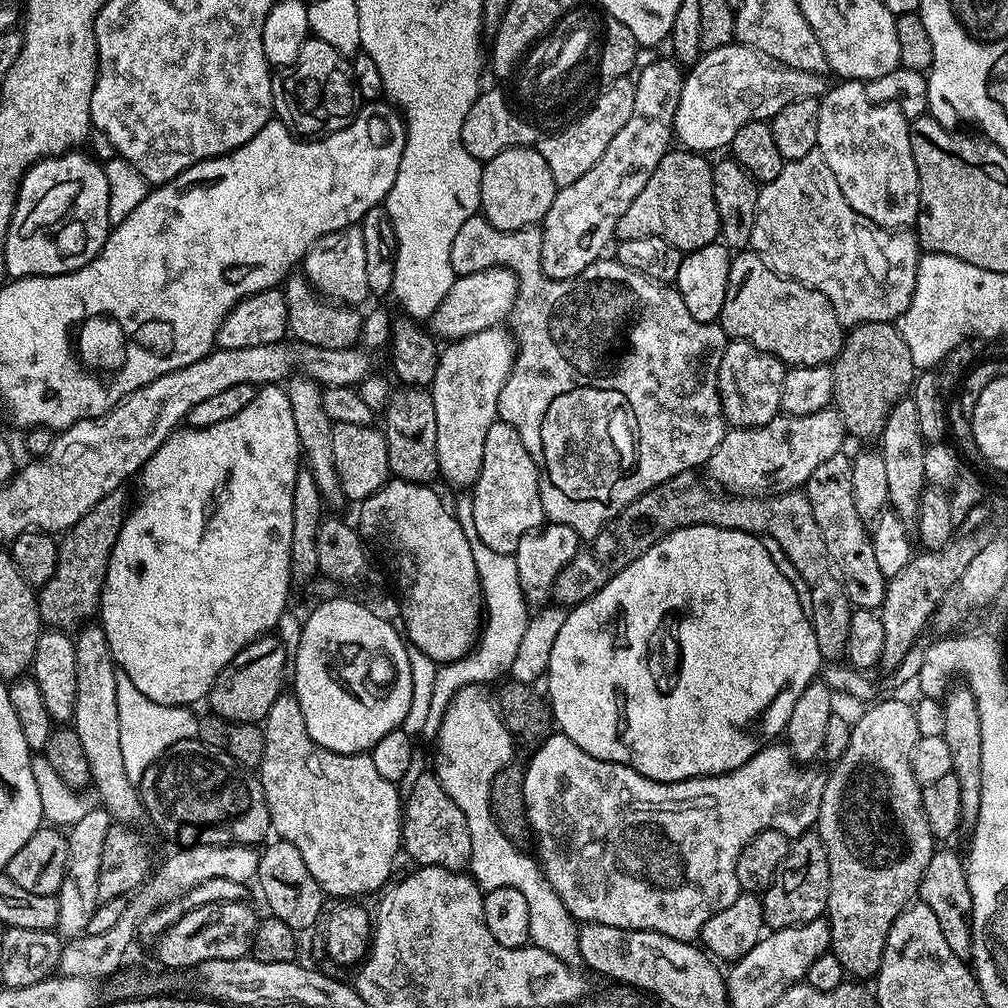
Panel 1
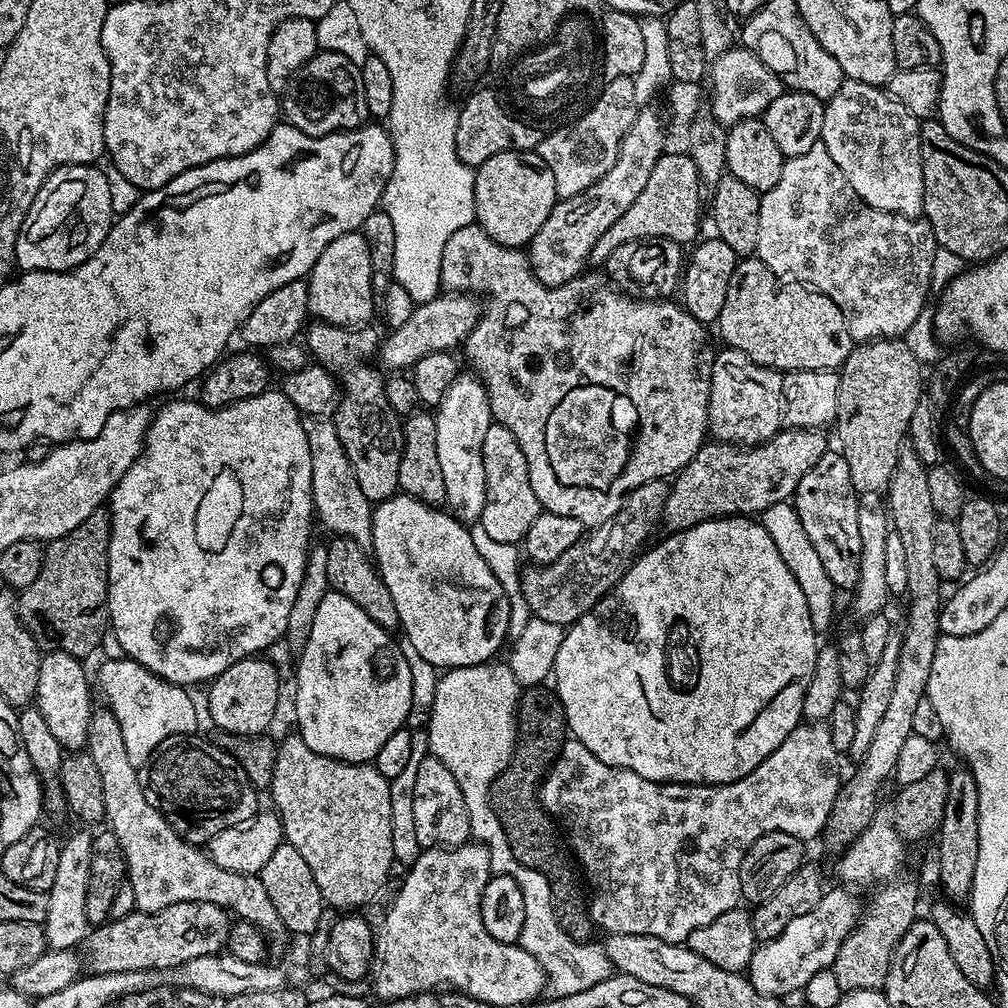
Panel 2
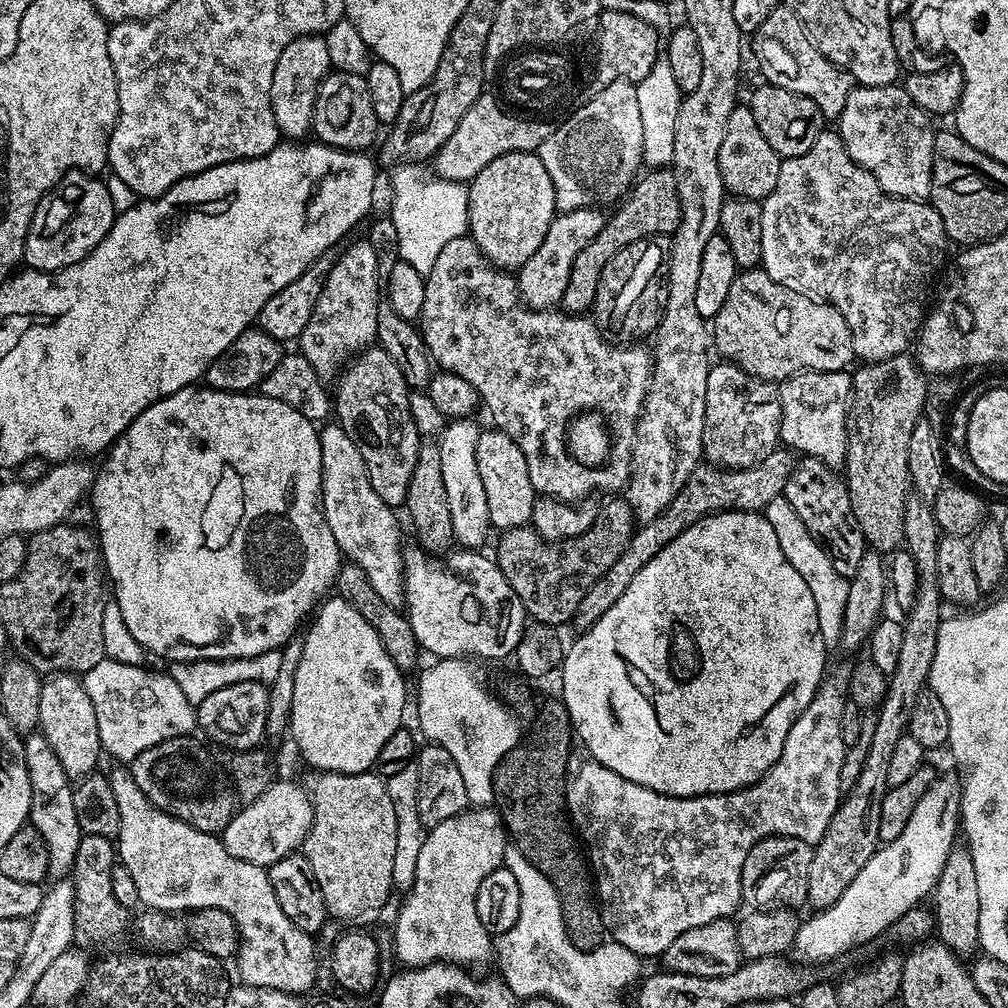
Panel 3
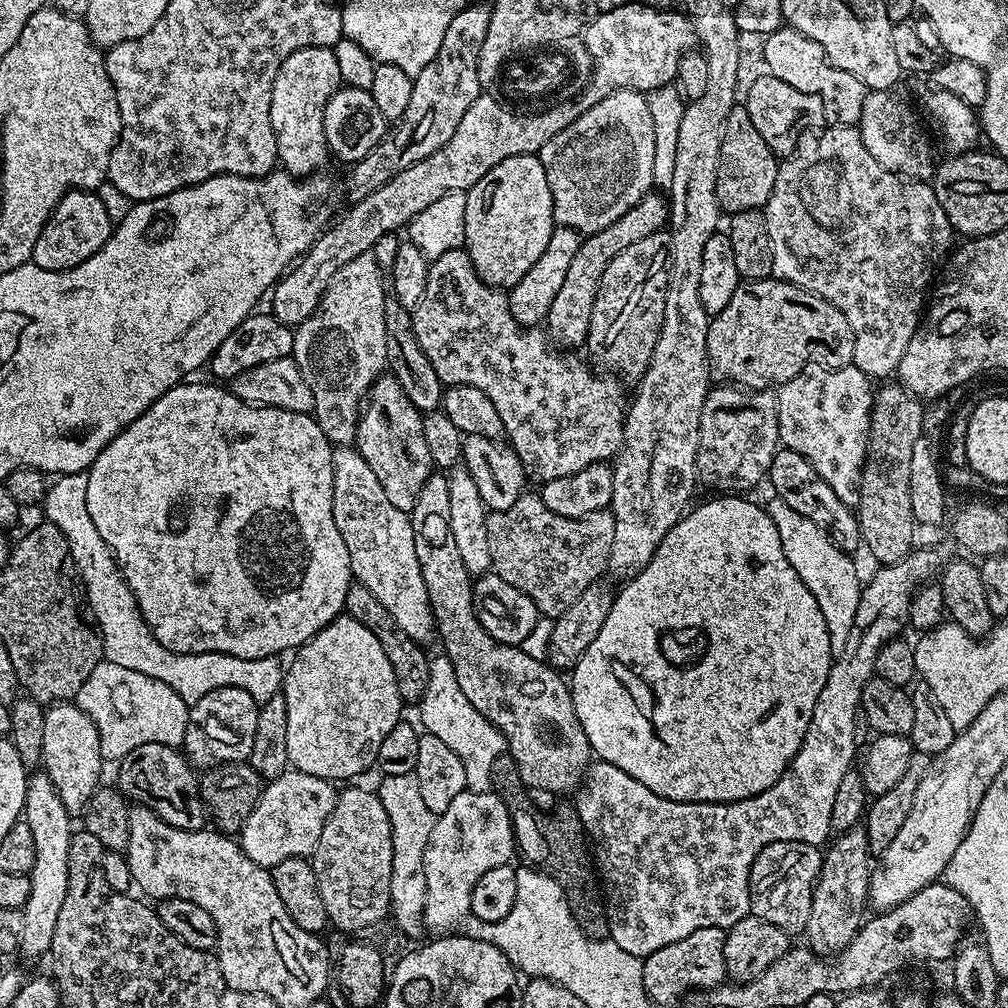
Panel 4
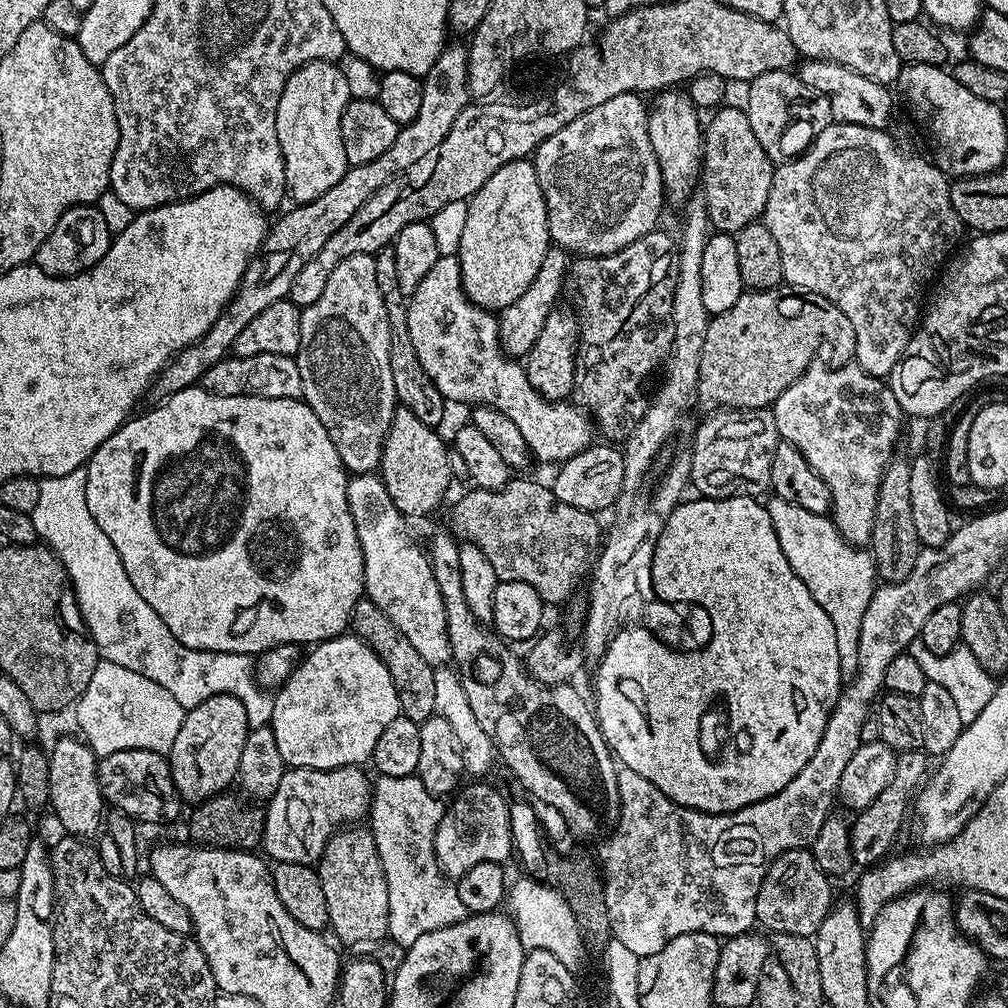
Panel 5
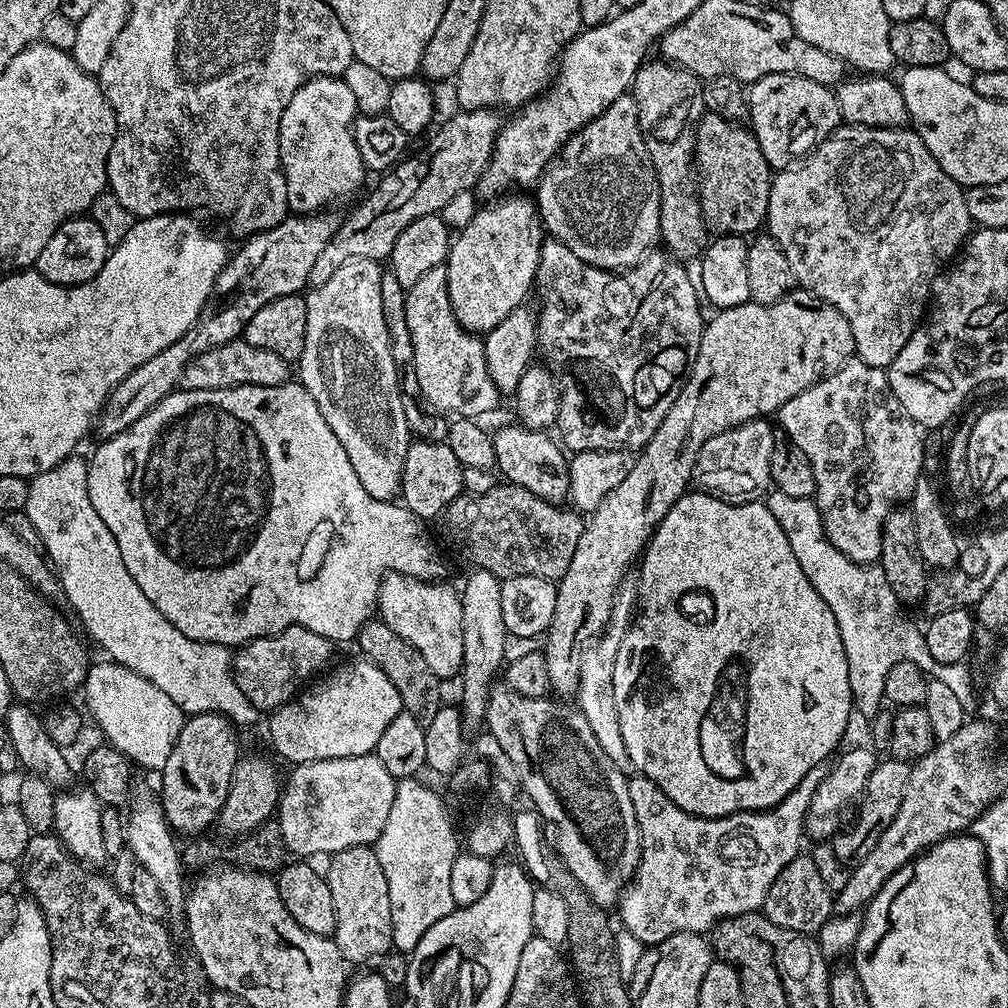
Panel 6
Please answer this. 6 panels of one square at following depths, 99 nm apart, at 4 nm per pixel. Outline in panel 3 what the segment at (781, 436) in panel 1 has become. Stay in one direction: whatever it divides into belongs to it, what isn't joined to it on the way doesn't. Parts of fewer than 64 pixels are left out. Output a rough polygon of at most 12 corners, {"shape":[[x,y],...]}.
{"shape":[[797,457],[749,468],[697,464],[658,518],[640,524],[570,621],[592,628],[634,574],[716,512],[763,513]]}

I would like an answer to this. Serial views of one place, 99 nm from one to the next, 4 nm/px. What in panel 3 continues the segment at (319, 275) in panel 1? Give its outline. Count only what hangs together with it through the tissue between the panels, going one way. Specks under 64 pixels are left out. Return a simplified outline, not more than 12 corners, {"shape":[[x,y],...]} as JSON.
{"shape":[[360,238],[332,269],[300,355],[331,381],[376,344],[380,260]]}

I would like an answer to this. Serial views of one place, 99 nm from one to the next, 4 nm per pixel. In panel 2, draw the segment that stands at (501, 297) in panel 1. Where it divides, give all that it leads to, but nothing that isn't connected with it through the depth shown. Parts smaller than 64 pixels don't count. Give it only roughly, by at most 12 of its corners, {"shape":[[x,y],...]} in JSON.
{"shape":[[475,295],[417,305],[381,343],[383,369],[459,347],[480,321]]}

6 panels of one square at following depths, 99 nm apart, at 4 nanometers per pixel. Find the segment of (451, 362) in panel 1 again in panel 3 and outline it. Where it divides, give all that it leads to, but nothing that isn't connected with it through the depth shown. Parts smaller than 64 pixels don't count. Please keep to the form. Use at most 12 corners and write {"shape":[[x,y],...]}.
{"shape":[[475,419],[438,436],[453,541],[480,550],[494,532],[478,475]]}

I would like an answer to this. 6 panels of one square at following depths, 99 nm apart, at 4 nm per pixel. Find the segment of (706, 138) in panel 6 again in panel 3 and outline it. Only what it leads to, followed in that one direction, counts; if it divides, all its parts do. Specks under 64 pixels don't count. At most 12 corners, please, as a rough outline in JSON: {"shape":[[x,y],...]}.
{"shape":[[751,107],[726,122],[718,170],[725,193],[763,201],[781,157]]}

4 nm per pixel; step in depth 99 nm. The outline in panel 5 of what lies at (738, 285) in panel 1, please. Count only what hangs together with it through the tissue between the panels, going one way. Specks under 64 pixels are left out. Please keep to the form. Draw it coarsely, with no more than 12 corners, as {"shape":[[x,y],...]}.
{"shape":[[745,290],[709,319],[696,399],[769,407],[856,355],[834,302]]}

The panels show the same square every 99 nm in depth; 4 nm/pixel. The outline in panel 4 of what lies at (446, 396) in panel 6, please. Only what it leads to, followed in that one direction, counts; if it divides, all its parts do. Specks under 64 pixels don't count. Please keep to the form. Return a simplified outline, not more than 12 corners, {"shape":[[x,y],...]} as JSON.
{"shape":[[463,248],[411,313],[441,384],[494,402],[536,482],[620,451],[625,385],[592,376]]}

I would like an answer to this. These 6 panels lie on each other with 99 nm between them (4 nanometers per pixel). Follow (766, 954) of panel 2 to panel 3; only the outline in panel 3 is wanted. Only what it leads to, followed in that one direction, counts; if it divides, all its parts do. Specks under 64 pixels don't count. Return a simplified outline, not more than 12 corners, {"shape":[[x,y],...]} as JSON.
{"shape":[[957,781],[922,794],[842,898],[801,923],[795,959],[878,939],[936,887],[957,845]]}

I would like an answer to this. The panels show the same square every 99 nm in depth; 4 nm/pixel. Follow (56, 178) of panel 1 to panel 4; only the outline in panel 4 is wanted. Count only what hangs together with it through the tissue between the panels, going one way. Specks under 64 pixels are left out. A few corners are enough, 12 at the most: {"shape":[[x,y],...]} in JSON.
{"shape":[[99,194],[60,199],[31,263],[70,270],[112,236]]}

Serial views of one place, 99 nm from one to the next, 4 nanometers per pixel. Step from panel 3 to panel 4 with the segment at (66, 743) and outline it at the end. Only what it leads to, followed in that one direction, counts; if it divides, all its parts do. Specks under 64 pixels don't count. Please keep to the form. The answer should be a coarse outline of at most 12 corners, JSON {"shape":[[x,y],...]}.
{"shape":[[74,702],[44,713],[42,771],[73,814],[101,787],[96,723]]}

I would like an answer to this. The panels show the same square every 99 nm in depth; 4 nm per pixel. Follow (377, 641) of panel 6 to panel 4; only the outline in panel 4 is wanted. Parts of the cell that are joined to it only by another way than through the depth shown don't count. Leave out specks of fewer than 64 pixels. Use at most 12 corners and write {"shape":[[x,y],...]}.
{"shape":[[352,583],[343,611],[378,638],[401,701],[419,705],[429,653],[390,610]]}

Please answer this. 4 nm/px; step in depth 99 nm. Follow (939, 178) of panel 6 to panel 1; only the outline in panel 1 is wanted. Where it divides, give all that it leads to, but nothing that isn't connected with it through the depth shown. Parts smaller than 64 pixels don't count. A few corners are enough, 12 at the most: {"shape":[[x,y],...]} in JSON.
{"shape":[[818,151],[760,188],[750,248],[848,330],[899,321],[922,255]]}

